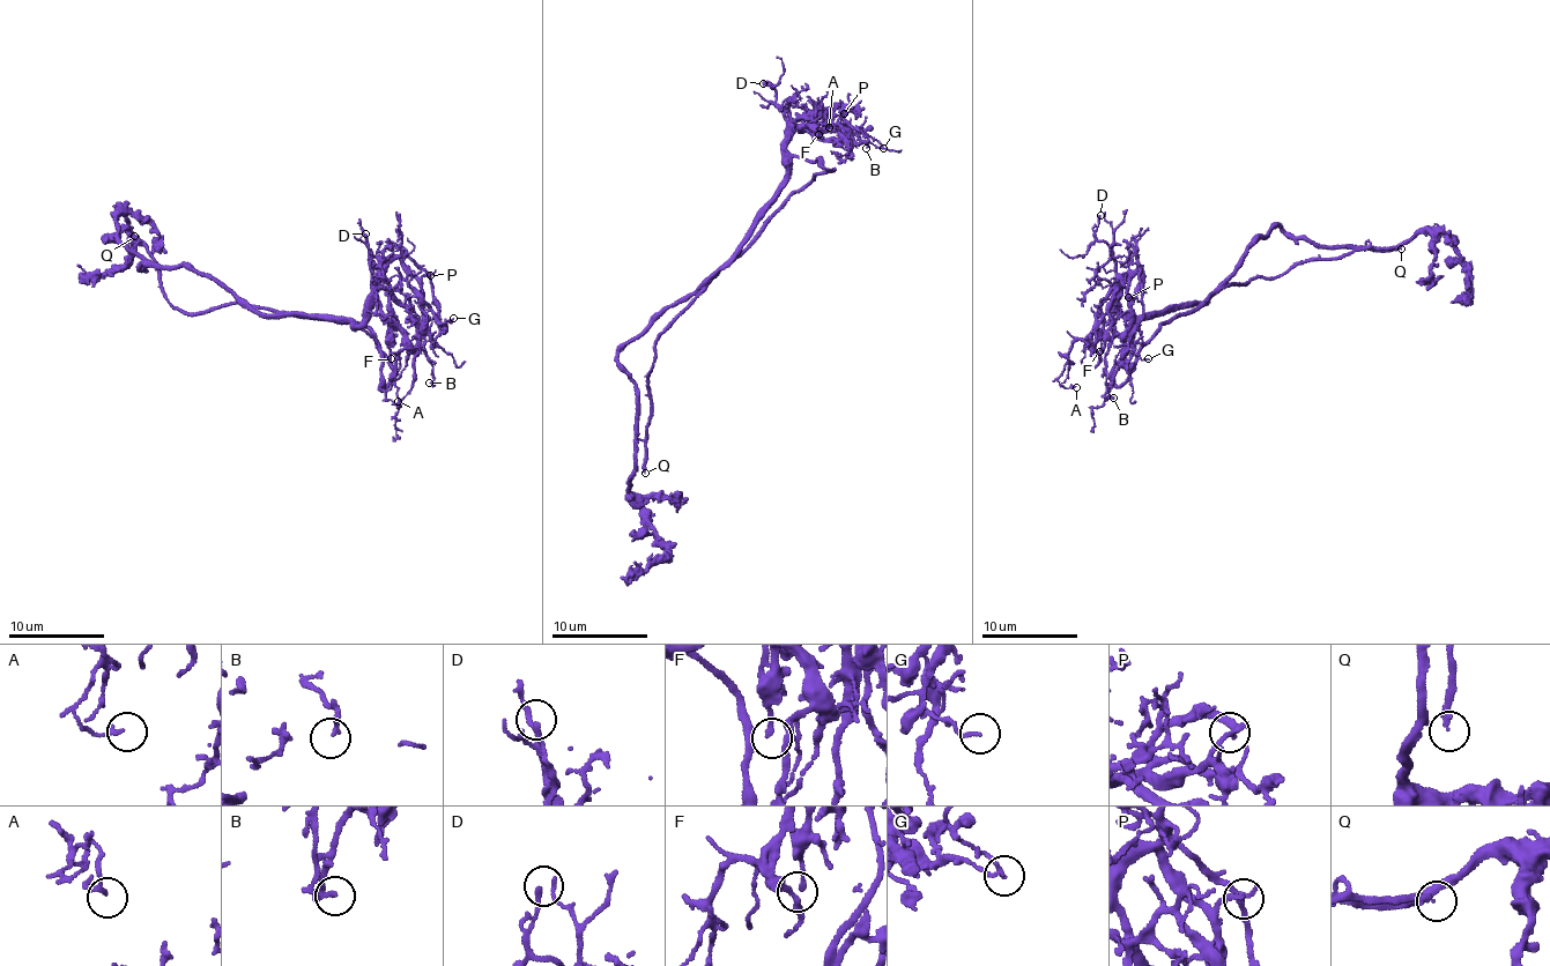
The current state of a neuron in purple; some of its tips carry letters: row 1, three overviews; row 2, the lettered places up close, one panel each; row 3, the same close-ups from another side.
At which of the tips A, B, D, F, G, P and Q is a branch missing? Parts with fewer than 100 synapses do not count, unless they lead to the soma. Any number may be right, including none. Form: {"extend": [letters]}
{"extend": ["Q"]}

